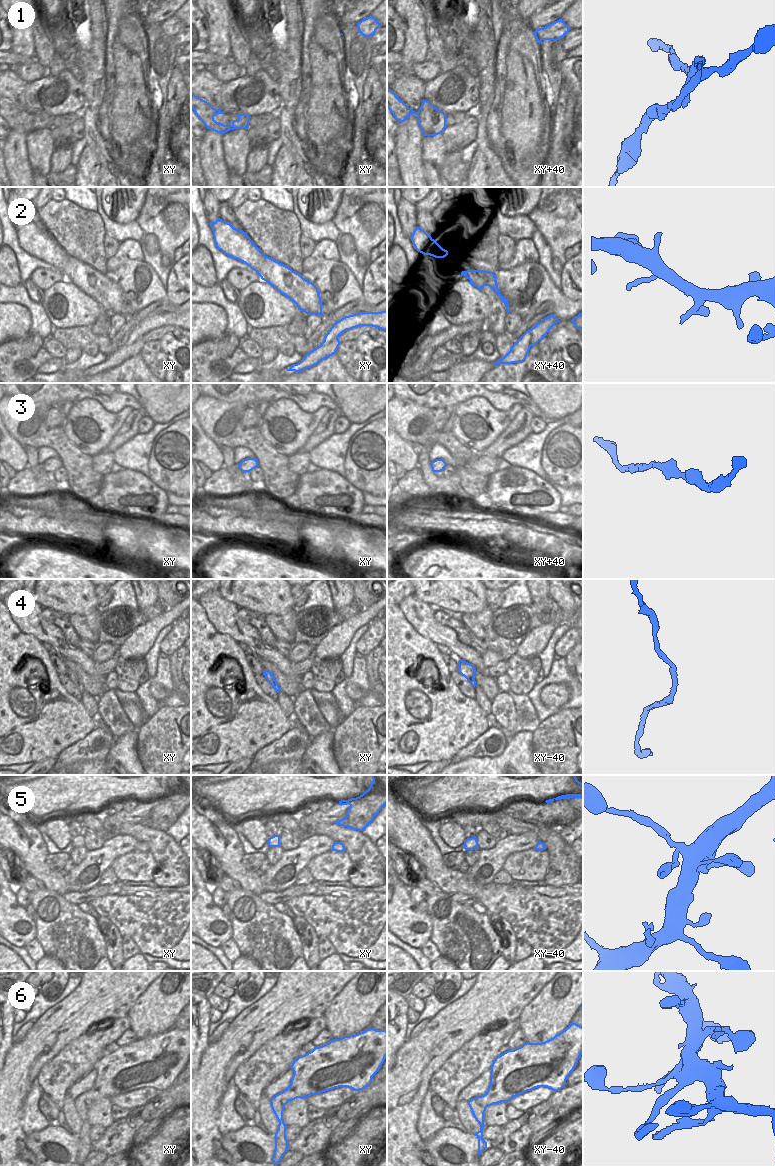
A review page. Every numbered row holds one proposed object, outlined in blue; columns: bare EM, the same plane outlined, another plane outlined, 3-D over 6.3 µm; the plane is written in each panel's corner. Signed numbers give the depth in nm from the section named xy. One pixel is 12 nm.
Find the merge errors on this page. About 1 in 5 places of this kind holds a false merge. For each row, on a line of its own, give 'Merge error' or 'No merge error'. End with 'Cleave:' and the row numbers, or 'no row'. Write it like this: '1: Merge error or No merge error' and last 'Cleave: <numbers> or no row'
1: Merge error
2: No merge error
3: No merge error
4: No merge error
5: No merge error
6: No merge error
Cleave: 1.

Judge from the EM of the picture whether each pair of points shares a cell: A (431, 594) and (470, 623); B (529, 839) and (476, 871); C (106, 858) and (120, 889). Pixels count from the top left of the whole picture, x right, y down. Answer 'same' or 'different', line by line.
A: different
B: same
C: different

